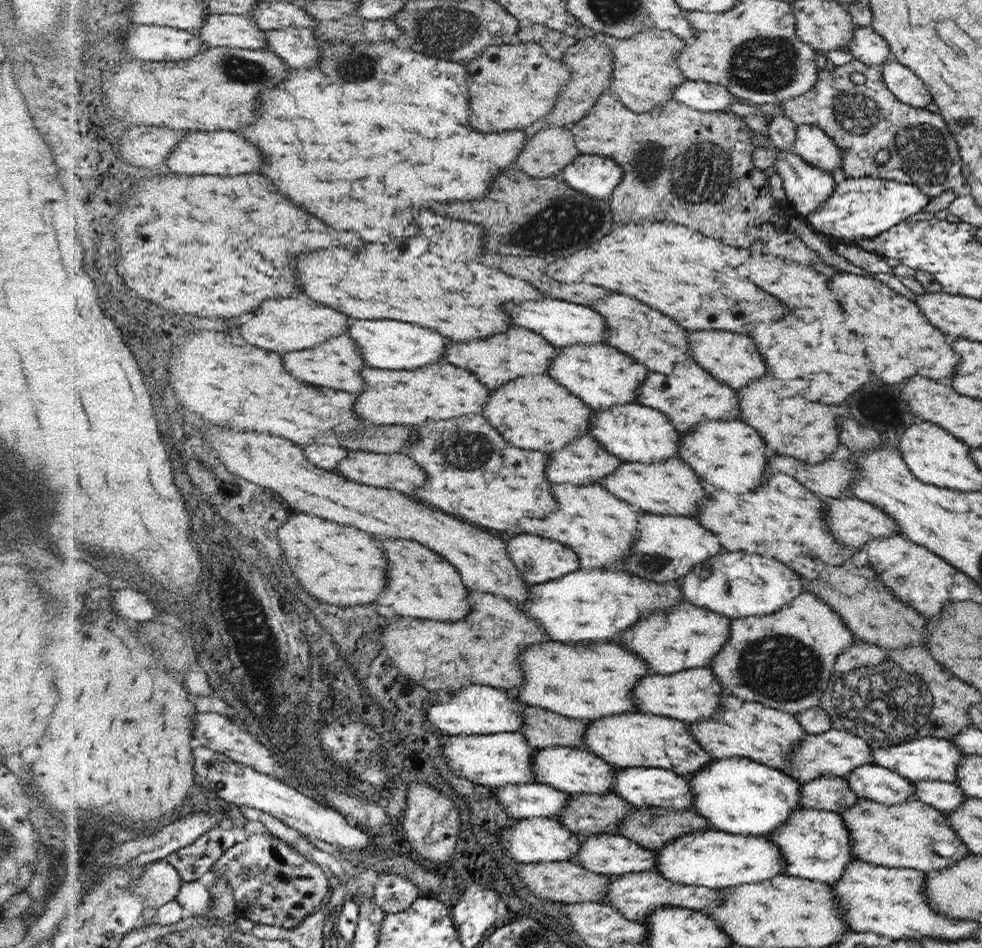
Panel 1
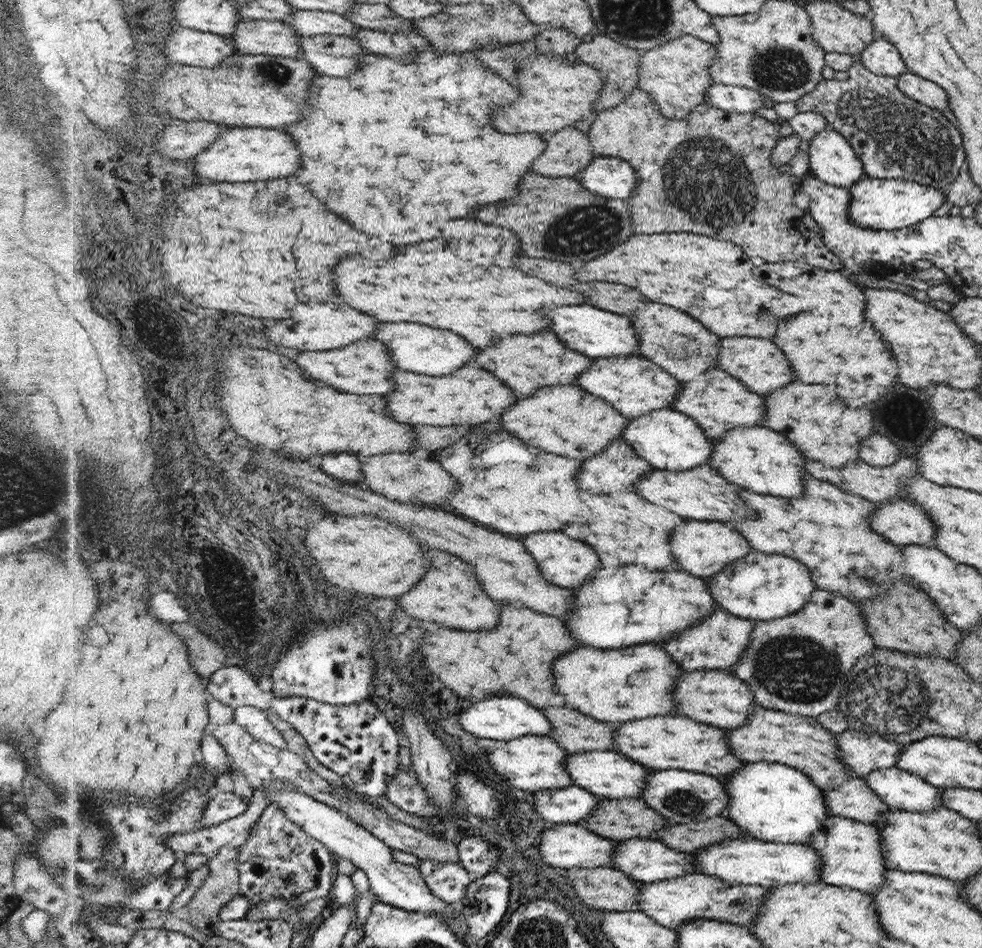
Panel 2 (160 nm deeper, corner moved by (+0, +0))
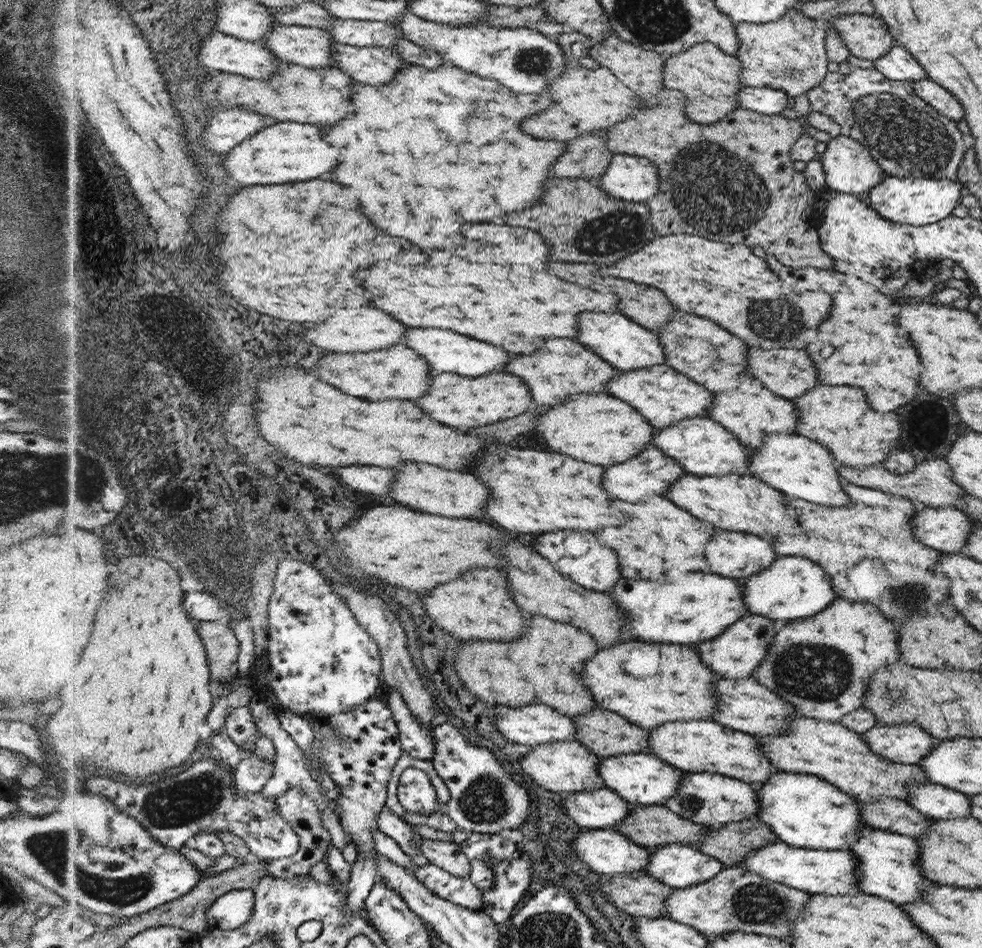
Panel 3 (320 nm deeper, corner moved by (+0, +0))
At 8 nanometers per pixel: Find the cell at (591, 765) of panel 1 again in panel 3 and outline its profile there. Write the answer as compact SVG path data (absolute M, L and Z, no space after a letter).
M648 752L602 757L599 773L606 787L614 790L623 799L634 805L664 805L666 801L671 800L679 792L679 786L685 776L683 770L677 769Z

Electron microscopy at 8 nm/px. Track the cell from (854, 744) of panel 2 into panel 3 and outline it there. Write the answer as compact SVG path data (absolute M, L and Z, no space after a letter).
M906 724L878 725L862 735L865 736L867 745L884 760L909 765L916 765L918 762L923 761L940 741L928 734L928 731L924 730L923 727Z

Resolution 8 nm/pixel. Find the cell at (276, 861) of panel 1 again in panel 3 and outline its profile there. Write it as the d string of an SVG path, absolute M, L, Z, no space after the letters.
M291 788L289 791L282 793L277 801L282 816L285 816L288 822L292 824L292 828L301 836L302 842L299 853L294 856L281 860L267 859L269 862L269 874L267 876L300 882L303 879L298 878L310 876L309 874L312 872L312 868L316 866L316 862L326 861L327 854L332 846L331 834L321 824L321 810L316 806L316 802L301 788Z

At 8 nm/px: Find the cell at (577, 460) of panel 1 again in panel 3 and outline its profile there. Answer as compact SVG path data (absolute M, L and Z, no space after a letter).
M650 444L635 457L610 466L604 472L604 488L620 500L640 502L640 500L646 500L646 498L652 498L652 496L662 496L672 486L673 482L684 475L685 470L677 460L673 460L663 451Z

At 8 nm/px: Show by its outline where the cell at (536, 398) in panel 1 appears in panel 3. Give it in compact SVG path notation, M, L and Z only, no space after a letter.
M583 392L573 399L567 398L562 404L550 406L548 412L544 412L544 416L538 420L536 425L538 438L544 440L544 444L548 444L550 450L600 466L612 466L640 454L641 450L651 444L655 431L656 428L651 425L651 422L648 422L648 419L644 418L644 415L640 414L631 403L624 402L607 392L600 394Z

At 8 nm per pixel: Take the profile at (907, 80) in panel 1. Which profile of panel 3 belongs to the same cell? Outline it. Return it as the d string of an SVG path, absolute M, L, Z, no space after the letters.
M925 79L913 82L912 86L915 88L915 94L923 98L924 102L935 107L940 115L947 116L952 121L962 120L966 116L962 104L948 90L944 90L940 84Z

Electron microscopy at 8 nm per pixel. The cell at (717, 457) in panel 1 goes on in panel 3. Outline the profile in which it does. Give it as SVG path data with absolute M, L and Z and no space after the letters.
M769 433L761 446L748 448L749 474L776 487L788 497L824 506L846 506L851 502L845 486L849 484L837 469L838 462L823 444L795 433Z

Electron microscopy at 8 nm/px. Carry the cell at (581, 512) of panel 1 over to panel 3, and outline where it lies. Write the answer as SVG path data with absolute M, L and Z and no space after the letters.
M654 498L654 500L646 500L646 502L638 502L638 504L614 500L612 504L630 512L632 518L628 520L628 524L620 526L618 530L598 530L596 536L600 538L599 542L608 542L608 546L612 546L616 550L616 554L620 554L619 566L623 578L657 582L654 576L660 576L660 580L662 580L663 574L670 574L670 570L682 570L682 572L688 573L698 572L698 570L704 573L706 570L709 572L709 563L704 558L704 552L706 552L706 542L710 540L710 536L716 534L716 528L712 526L712 523L708 524L708 522L694 518L692 514L684 512L680 506L676 506L674 502L670 502L666 498Z

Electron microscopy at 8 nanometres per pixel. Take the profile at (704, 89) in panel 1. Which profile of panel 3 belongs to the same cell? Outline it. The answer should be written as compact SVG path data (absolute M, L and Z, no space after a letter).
M743 87L739 91L739 106L758 114L780 114L784 108L791 106L793 99L780 90L758 87Z

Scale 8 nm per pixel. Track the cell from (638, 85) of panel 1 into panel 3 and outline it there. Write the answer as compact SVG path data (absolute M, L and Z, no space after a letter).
M701 42L692 45L684 52L666 57L662 69L664 89L676 91L686 96L688 101L684 114L692 122L718 123L739 106L739 91L742 84L739 80L740 60L719 50L715 43Z

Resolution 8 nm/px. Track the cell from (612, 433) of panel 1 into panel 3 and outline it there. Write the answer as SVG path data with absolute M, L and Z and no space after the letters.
M706 416L687 418L664 428L656 428L651 444L673 460L677 460L688 475L749 474L748 448L727 427Z

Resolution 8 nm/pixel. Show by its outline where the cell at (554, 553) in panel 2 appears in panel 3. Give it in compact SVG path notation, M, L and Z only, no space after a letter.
M564 530L564 532L540 534L536 539L538 542L534 544L533 550L538 551L544 559L547 559L554 568L558 569L560 574L571 579L572 582L579 583L582 587L608 593L622 578L616 552L612 548L602 546L592 532Z

